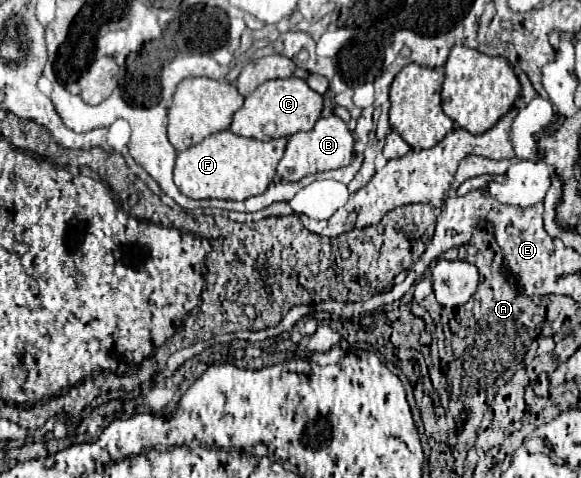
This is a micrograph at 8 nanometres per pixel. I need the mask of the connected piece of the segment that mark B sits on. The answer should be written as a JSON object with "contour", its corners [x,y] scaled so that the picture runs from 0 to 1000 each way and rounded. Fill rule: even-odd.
{"contour":[[[570,241],[559,249],[552,245],[552,249],[546,249],[546,257],[535,274],[508,278],[497,287],[491,324],[477,345],[477,366],[487,379],[508,383],[528,366],[539,366],[539,362],[556,362],[556,358],[594,349],[608,333],[608,299],[611,299],[608,278],[597,270],[597,262],[580,241]]]}

